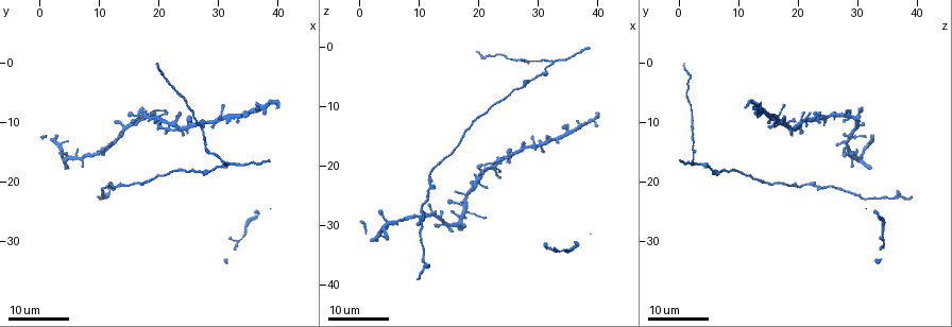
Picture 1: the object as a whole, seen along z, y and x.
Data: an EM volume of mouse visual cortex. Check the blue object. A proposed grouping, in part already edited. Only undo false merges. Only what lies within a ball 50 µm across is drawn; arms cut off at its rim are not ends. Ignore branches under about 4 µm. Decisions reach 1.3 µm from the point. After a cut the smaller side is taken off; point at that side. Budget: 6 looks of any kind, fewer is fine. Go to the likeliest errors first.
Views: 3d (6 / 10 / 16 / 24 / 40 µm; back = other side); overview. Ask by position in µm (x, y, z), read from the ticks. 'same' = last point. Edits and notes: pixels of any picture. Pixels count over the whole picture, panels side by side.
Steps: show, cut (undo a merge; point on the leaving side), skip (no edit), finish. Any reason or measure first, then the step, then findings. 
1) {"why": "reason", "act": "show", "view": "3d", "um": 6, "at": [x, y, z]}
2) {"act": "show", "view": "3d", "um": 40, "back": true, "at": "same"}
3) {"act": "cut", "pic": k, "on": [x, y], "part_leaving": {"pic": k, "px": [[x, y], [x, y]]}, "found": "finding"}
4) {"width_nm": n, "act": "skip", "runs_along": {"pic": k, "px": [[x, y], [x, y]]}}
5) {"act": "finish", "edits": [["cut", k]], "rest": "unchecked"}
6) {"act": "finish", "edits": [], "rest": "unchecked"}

{"act": "show", "view": "3d", "um": 24, "at": [32.5, 16.5, 2.5]}

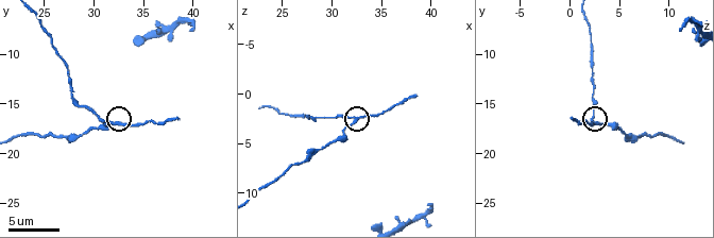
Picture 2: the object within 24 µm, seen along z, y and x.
{"act": "show", "view": "3d", "um": 6, "at": [32.6, 16.8, 2.6]}

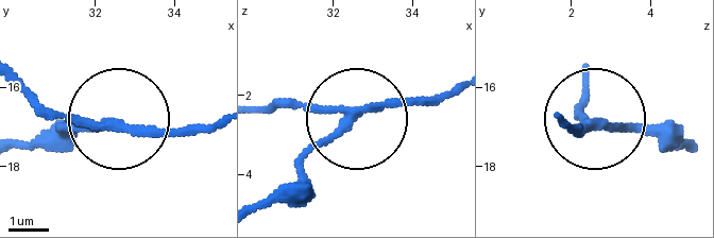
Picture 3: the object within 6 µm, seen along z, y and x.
{"arms": 3, "act": "skip", "runs_along": {"pic": 3, "px": [[687, 148], [644, 128], [573, 128]]}, "found": "all the same neuron"}

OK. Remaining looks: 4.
{"act": "show", "view": "3d", "um": 16, "at": [33.0, 9.5, 15.5]}

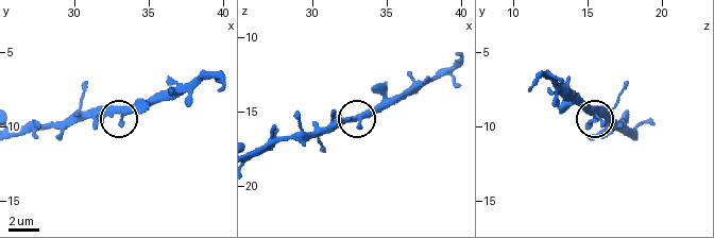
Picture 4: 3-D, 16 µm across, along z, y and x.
{"act": "show", "view": "3d", "um": 10, "at": [33.4, 9.2, 15.6]}

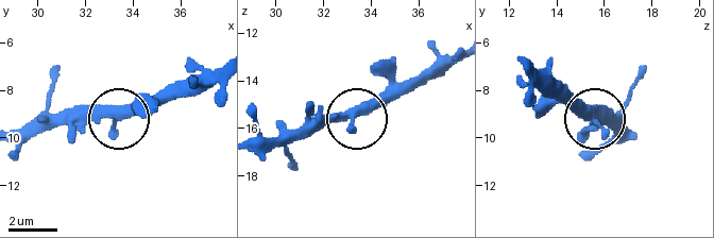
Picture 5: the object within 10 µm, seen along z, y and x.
{"act": "skip", "runs_along": {"pic": 5, "px": [[256, 150], [378, 108], [412, 84]]}, "found": "all the same neuron"}

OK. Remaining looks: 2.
{"why": "sudden change in width", "act": "show", "view": "3d", "um": 10, "at": [28.6, 18.4, 5.4]}

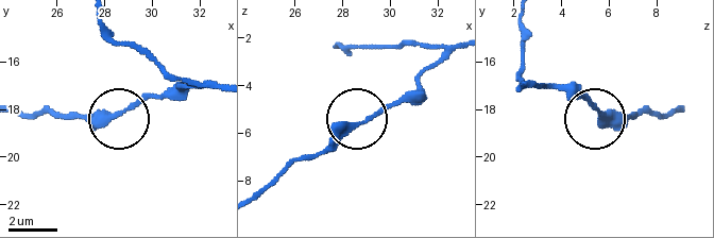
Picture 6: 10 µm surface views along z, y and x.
{"why": "from behind", "act": "show", "view": "3d", "um": 10, "back": true, "at": [28.5, 18.3, 5.7]}

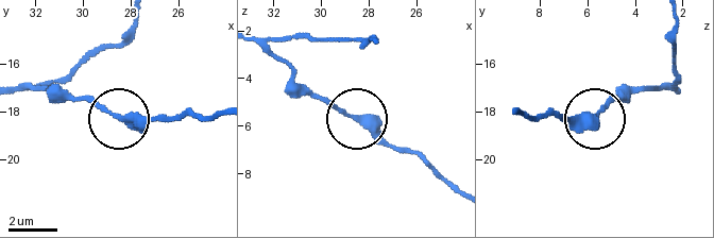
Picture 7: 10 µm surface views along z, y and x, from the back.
{"act": "skip", "runs_along": {"pic": 7, "px": [[218, 113], [200, 119], [120, 119], [73, 97]]}, "found": "continuous, no second neuron"}

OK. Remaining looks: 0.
{"act": "finish", "edits": [], "rest": "unchecked"}

